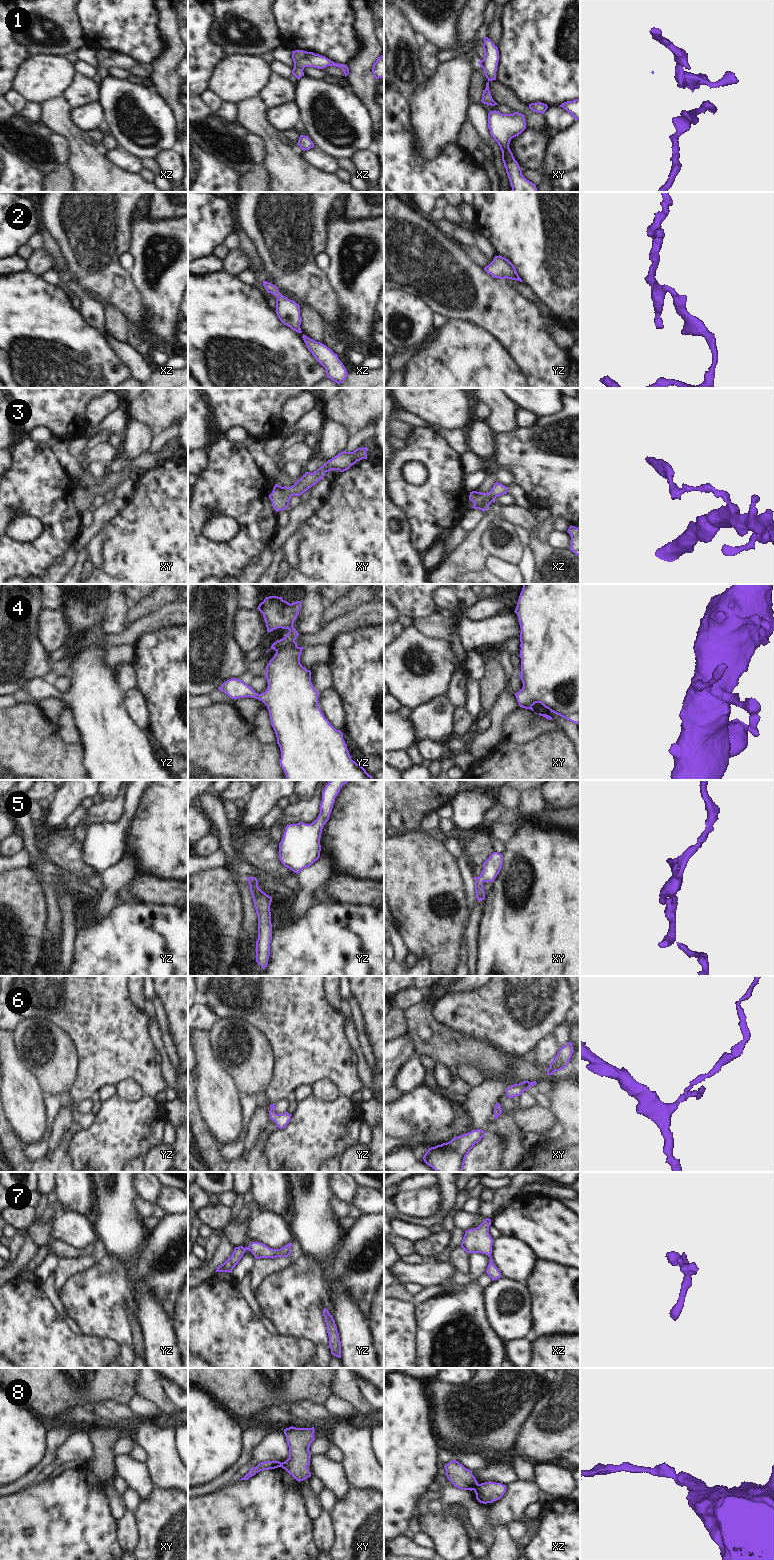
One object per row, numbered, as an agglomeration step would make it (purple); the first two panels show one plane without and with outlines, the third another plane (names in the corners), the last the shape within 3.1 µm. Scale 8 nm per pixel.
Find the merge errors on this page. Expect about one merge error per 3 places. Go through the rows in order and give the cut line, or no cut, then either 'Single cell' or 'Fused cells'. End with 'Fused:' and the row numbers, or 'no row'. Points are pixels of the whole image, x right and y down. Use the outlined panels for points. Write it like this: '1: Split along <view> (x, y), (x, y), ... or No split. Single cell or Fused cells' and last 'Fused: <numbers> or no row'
1: No split. Single cell
2: No split. Single cell
3: No split. Single cell
4: No split. Single cell
5: No split. Single cell
6: No split. Single cell
7: No split. Single cell
8: Split along xz (478, 1484), (473, 1489). Fused cells
Fused: 8.

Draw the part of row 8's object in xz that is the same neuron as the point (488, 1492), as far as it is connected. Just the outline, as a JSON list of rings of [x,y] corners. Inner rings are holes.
[[[489,1481],[478,1484],[474,1492],[476,1494],[476,1499],[480,1503],[487,1504],[499,1500],[506,1492],[506,1486],[502,1483]]]

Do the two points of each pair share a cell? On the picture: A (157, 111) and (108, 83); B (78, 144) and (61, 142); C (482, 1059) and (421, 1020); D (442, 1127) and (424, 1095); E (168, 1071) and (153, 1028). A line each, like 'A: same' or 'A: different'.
A: same
B: different
C: same
D: same
E: same

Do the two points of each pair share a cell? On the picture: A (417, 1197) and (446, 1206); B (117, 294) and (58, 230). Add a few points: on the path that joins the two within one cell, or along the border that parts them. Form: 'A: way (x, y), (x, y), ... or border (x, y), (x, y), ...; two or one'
A: border (438, 1183), (439, 1209), (431, 1216), (420, 1218); two
B: way (98, 281), (75, 263), (70, 249); one

